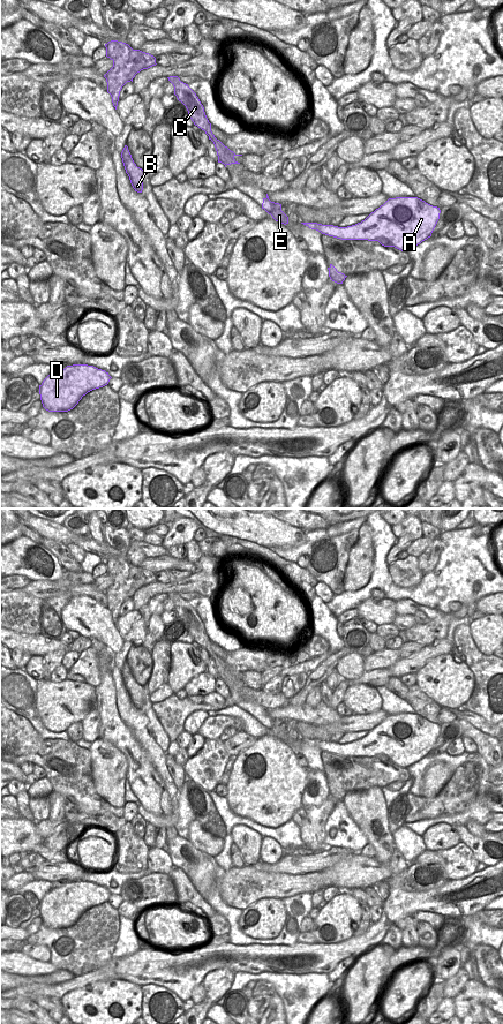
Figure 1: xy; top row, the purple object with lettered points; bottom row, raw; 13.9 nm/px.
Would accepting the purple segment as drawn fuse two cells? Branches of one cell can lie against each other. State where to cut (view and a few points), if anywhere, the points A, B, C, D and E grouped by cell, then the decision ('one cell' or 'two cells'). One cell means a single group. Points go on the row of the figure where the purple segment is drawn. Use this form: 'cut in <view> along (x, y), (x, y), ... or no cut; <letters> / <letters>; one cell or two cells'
cut in xy along (320, 224), (320, 227), (325, 233); A D / B C E; two cells

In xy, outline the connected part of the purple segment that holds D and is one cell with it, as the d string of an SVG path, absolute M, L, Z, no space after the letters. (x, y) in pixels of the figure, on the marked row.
M88 364L53 371L39 385L43 407L48 412L68 412L83 396L107 385L111 378L105 370Z

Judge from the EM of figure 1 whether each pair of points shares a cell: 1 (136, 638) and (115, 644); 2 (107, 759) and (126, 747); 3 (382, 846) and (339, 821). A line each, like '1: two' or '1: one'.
1: two
2: two
3: two

